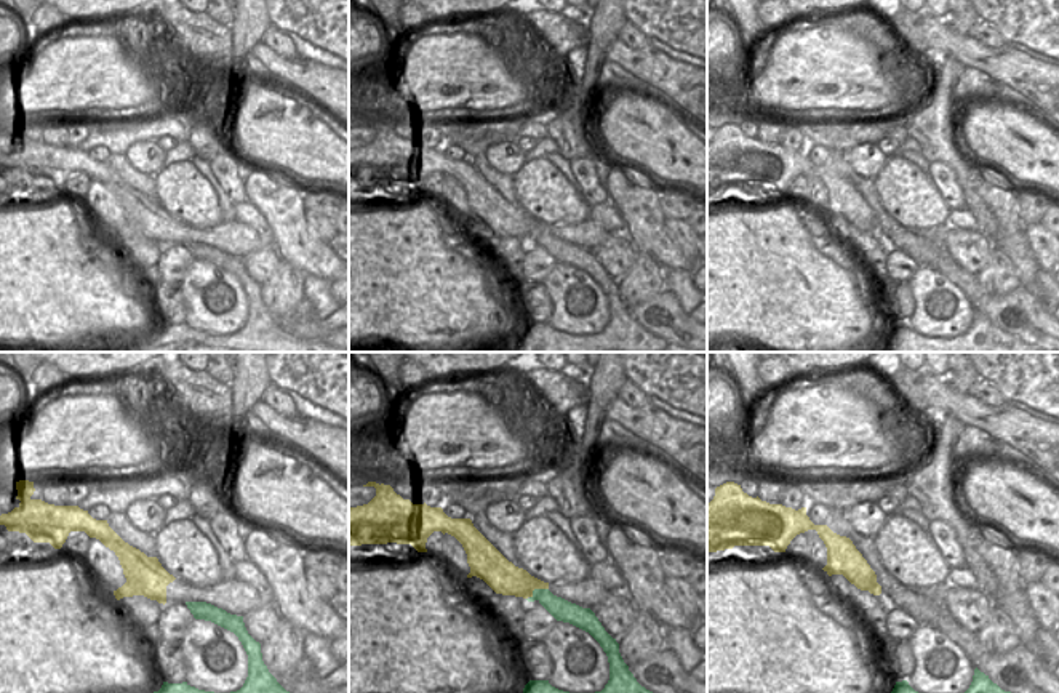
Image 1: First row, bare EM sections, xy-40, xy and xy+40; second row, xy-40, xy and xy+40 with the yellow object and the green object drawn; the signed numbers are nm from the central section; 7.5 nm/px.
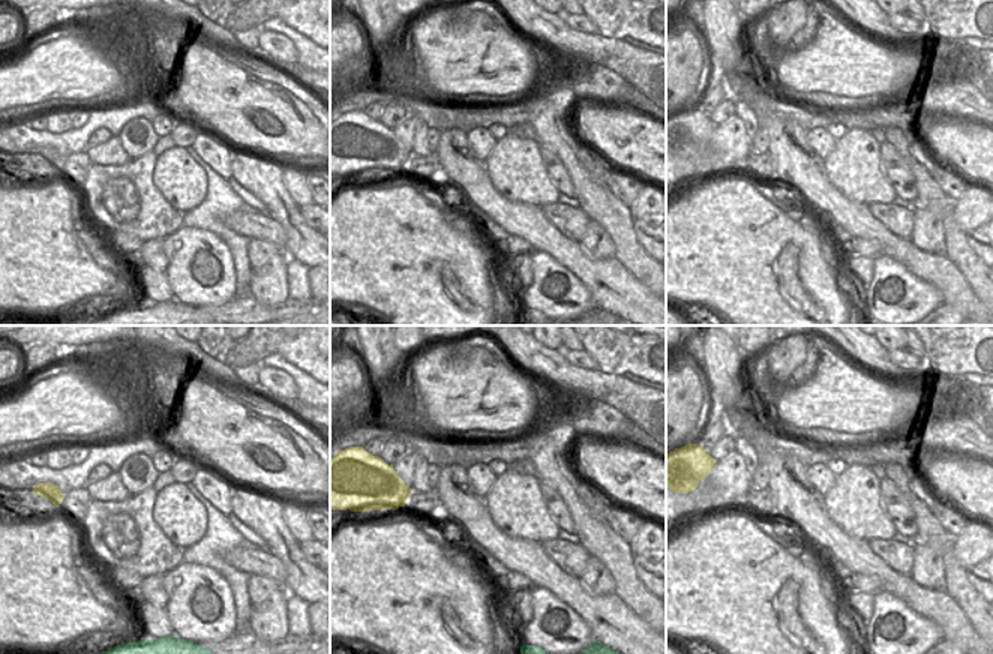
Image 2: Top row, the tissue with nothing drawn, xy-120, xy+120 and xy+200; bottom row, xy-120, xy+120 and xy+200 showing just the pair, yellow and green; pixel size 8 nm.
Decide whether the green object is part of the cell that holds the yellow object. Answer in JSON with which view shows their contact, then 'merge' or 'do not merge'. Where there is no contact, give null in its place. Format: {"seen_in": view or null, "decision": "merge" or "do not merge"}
{"seen_in": "xy", "decision": "do not merge"}

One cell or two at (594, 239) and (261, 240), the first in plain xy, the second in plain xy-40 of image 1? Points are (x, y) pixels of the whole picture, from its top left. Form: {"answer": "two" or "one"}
{"answer": "one"}

